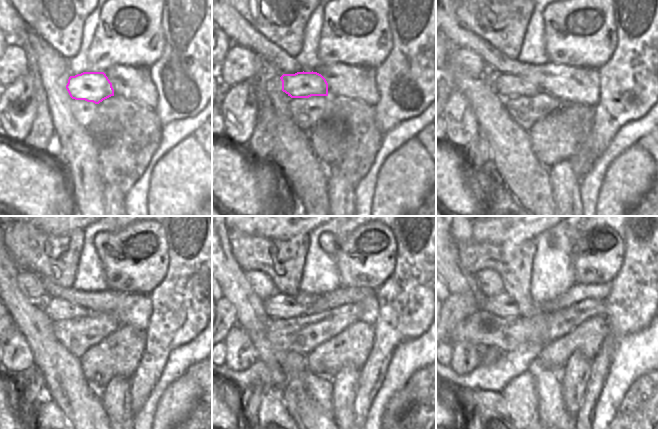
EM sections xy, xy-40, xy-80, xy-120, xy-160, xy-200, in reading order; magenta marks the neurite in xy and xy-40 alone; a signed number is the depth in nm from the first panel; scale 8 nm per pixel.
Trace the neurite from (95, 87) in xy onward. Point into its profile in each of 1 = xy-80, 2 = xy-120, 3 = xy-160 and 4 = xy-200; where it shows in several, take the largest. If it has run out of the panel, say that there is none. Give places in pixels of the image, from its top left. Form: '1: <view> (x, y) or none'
1: xy-80 (505, 85)
2: xy-120 (56, 309)
3: xy-160 (280, 306)
4: xy-200 (502, 305)

